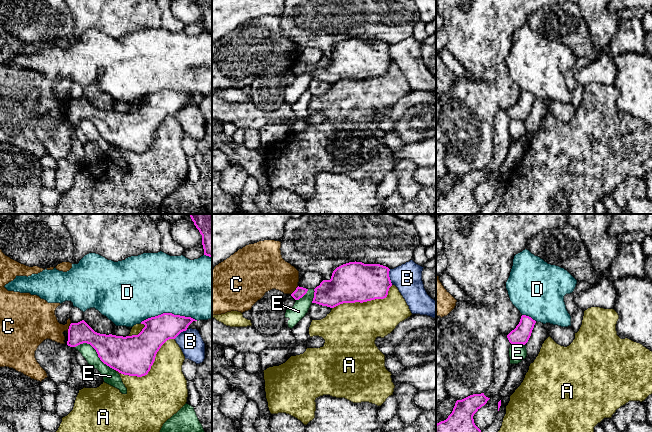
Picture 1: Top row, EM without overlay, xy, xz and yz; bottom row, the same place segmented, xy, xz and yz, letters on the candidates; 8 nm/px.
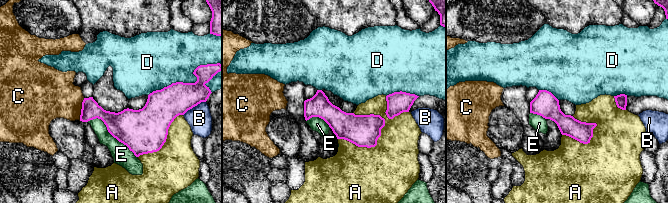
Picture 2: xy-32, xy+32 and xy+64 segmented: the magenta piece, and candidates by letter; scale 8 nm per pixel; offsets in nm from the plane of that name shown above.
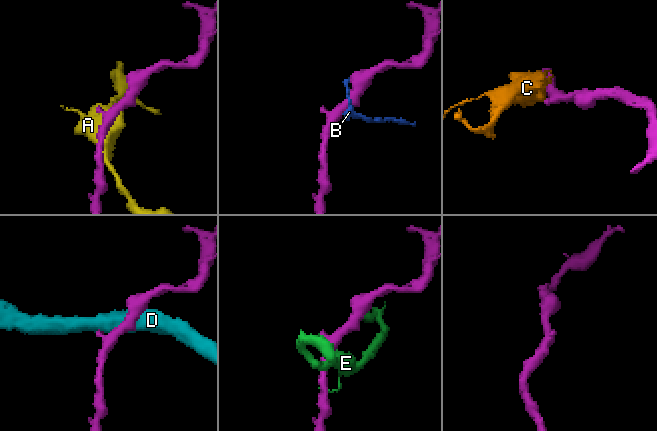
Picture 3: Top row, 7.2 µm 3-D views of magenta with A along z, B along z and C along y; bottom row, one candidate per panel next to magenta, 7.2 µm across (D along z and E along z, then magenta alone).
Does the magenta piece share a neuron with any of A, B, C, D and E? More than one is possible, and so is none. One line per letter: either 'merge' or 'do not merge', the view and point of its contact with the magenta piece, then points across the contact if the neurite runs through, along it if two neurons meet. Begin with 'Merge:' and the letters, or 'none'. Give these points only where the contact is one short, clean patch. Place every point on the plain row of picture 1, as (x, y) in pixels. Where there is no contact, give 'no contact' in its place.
Merge: none
A: do not merge | xy (150, 144)
B: do not merge | xz (389, 53)
C: do not merge | xy (69, 104) | along xy (71, 99), (67, 108)
D: do not merge | xy (168, 89)
E: do not merge | xy (96, 127)

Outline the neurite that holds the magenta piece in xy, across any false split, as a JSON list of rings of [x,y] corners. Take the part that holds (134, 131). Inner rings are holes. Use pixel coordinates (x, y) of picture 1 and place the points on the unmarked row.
[[[163,89],[142,97],[145,103],[138,111],[123,113],[97,109],[82,96],[70,100],[67,121],[90,120],[110,144],[124,151],[142,153],[150,147],[161,122],[186,107],[193,97],[197,96]]]

